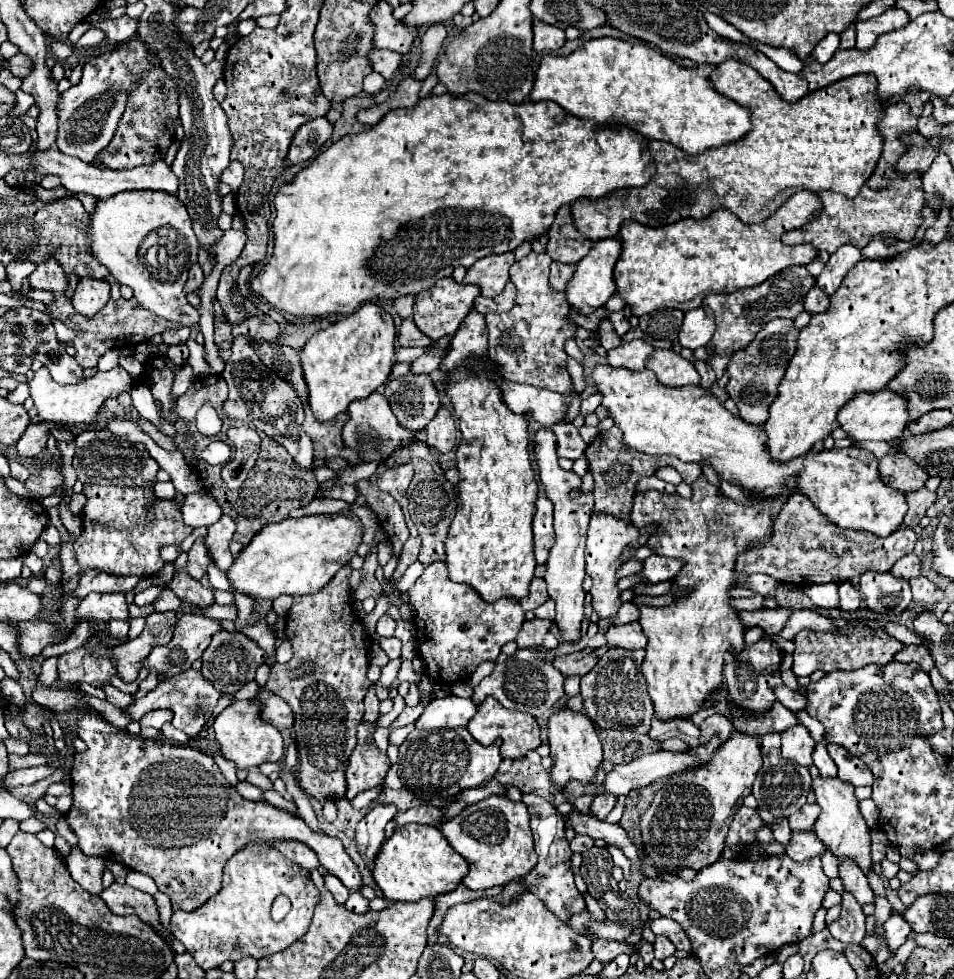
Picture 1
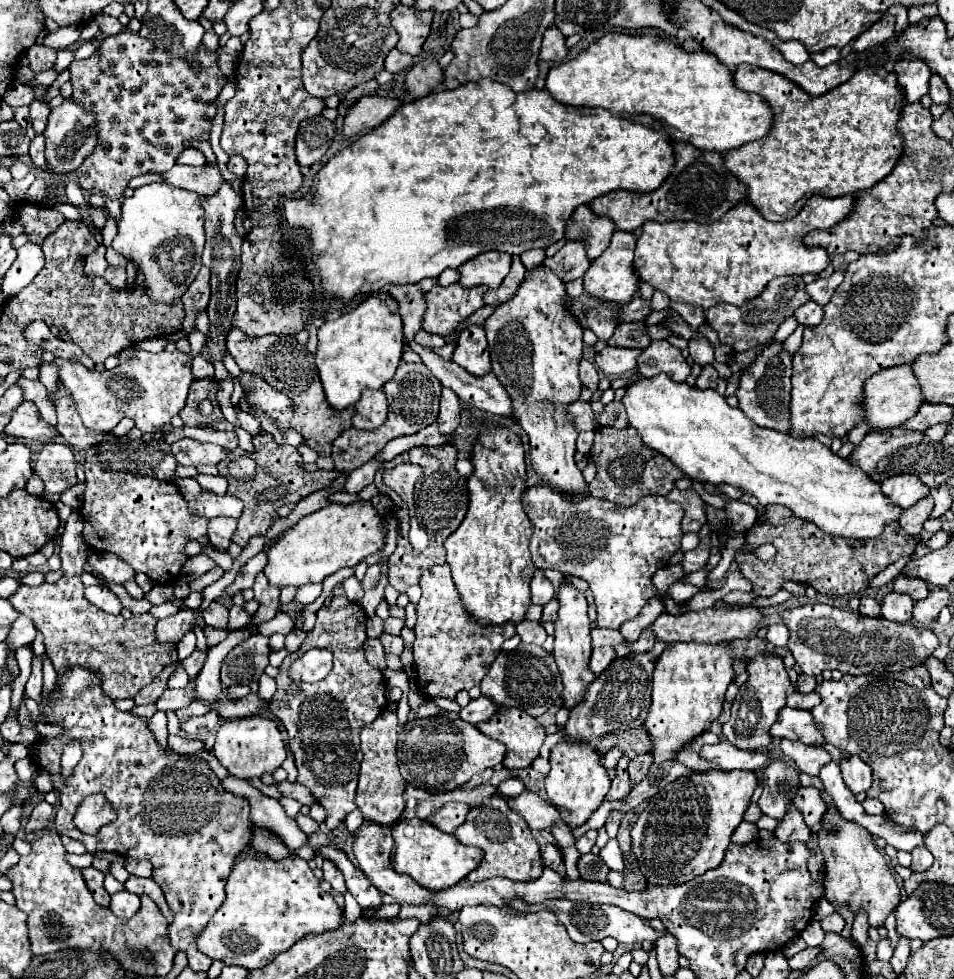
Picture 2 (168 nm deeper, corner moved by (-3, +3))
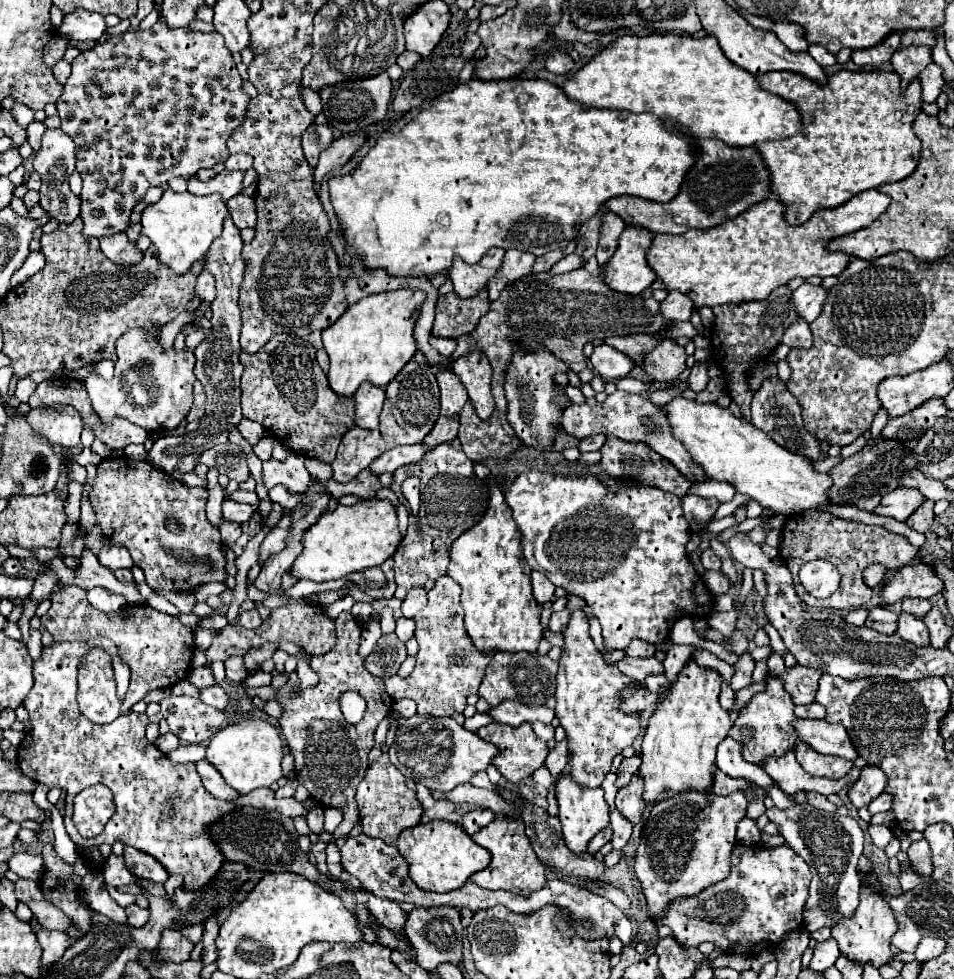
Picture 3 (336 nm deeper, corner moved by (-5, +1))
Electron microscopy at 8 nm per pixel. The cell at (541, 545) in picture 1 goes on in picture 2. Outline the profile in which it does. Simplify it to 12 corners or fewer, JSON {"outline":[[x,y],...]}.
{"outline":[[522,502],[534,566],[584,578],[598,628],[656,594],[680,548],[678,502]]}

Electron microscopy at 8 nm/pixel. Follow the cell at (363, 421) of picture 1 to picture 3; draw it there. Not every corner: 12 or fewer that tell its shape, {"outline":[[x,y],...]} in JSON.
{"outline":[[364,382],[354,398],[356,426],[374,428],[384,390]]}

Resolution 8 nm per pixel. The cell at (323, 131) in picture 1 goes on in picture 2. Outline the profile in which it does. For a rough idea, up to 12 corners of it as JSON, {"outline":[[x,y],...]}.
{"outline":[[304,120],[296,136],[300,166],[318,162],[332,144],[334,122]]}

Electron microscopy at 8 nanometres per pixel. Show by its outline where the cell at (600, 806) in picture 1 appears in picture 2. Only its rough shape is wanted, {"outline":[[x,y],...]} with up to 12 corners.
{"outline":[[628,756],[616,766],[616,778],[604,800],[628,796],[632,784],[628,776]]}

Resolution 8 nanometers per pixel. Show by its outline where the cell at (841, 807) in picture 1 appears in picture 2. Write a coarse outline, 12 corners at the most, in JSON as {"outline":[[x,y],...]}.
{"outline":[[834,804],[822,818],[826,898],[880,926],[900,890],[872,834]]}

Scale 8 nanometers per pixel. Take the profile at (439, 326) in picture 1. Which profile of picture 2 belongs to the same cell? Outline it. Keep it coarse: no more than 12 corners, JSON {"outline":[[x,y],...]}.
{"outline":[[434,284],[422,328],[446,337],[488,288]]}

